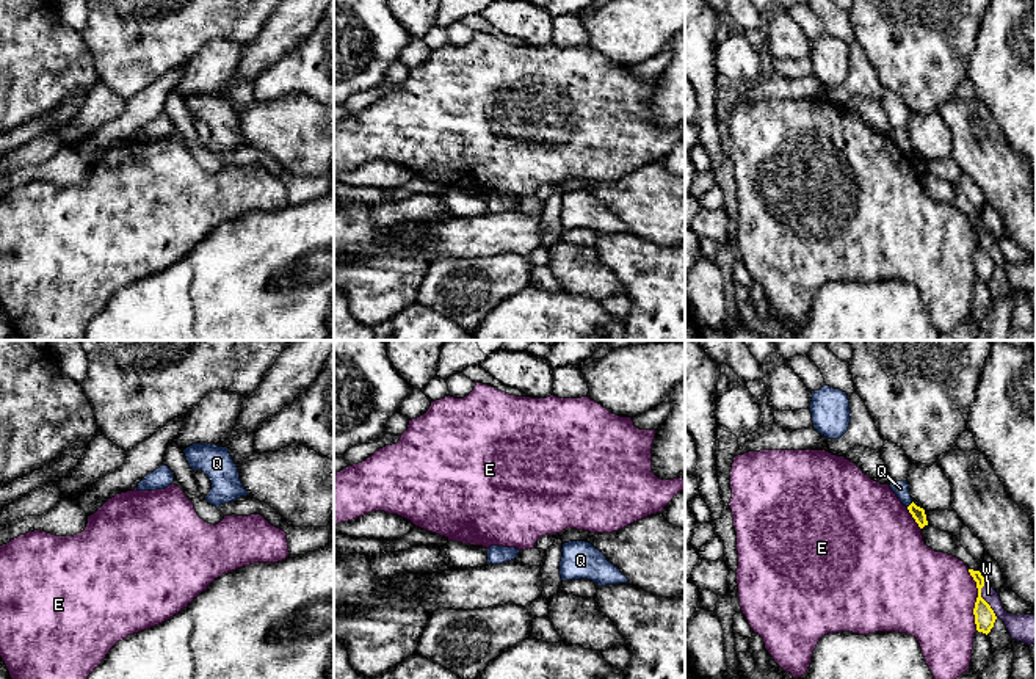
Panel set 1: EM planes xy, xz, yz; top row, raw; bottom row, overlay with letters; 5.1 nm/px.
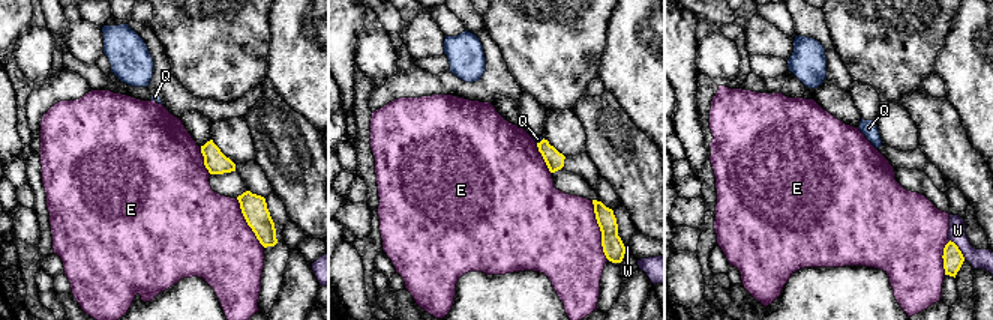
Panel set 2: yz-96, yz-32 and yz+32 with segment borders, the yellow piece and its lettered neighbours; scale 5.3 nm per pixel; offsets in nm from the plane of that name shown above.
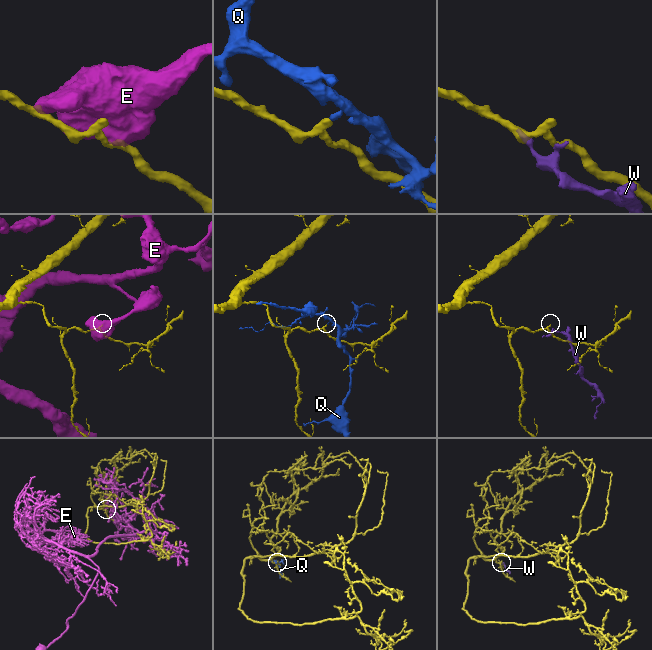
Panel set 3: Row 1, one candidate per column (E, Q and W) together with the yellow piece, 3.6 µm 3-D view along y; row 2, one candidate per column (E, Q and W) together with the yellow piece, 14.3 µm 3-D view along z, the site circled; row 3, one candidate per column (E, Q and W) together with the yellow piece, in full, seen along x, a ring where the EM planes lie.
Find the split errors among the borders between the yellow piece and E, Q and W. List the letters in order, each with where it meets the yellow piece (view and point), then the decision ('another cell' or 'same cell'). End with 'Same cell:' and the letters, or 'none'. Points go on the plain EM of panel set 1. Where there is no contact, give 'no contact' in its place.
E: yz (977, 248) | another cell
Q: yz (909, 154) | another cell
W: yz (983, 248) | another cell
Same cell: none

